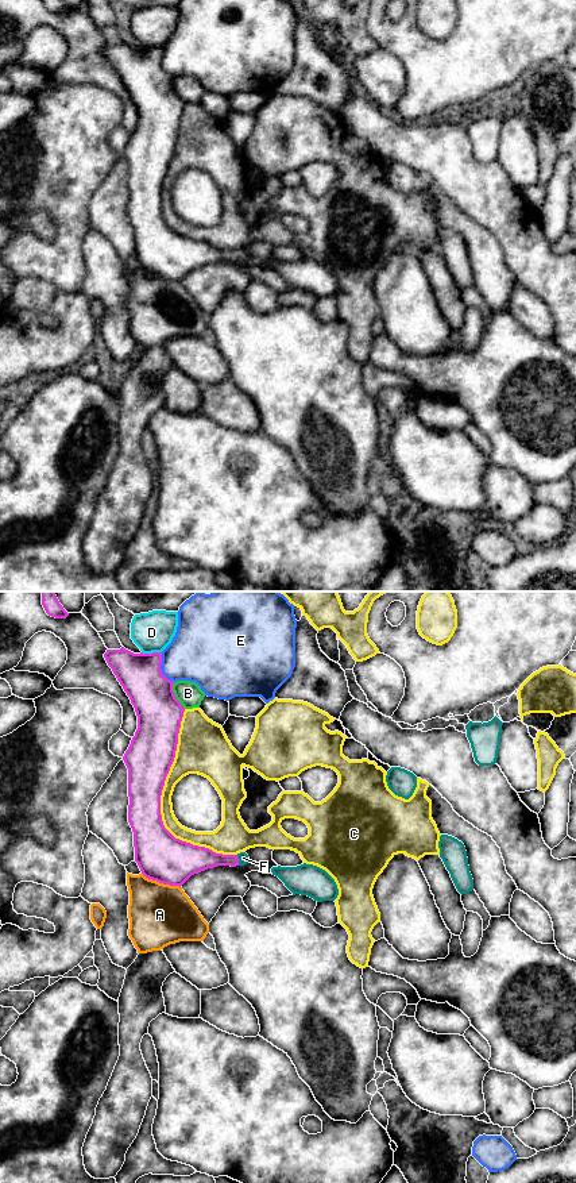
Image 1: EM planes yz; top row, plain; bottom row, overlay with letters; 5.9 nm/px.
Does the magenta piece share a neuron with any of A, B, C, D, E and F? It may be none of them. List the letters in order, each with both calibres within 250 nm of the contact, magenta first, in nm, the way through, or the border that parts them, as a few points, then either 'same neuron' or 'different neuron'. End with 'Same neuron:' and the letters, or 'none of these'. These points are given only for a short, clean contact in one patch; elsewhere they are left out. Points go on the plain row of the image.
A: 280/380 nm | different neuron
B: 280/150 nm | different neuron
C: 260/110 nm | different neuron
D: 260/240 nm | different neuron
E: 260/340 nm | different neuron
F: 160/60 nm | across yz (196, 254), (238, 255), (243, 253) | same neuron
Same neuron: F

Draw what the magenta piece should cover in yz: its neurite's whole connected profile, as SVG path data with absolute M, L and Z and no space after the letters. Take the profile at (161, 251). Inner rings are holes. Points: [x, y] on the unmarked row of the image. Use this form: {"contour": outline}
{"contour": "M121 42L107 45L104 53L129 92L138 111L138 124L123 155L128 163L128 217L134 227L135 257L142 269L159 278L181 282L192 270L208 263L247 259L250 253L246 247L216 248L209 243L175 234L163 220L161 190L175 153L185 103L174 90L174 77L162 69L162 47L134 49Z"}

